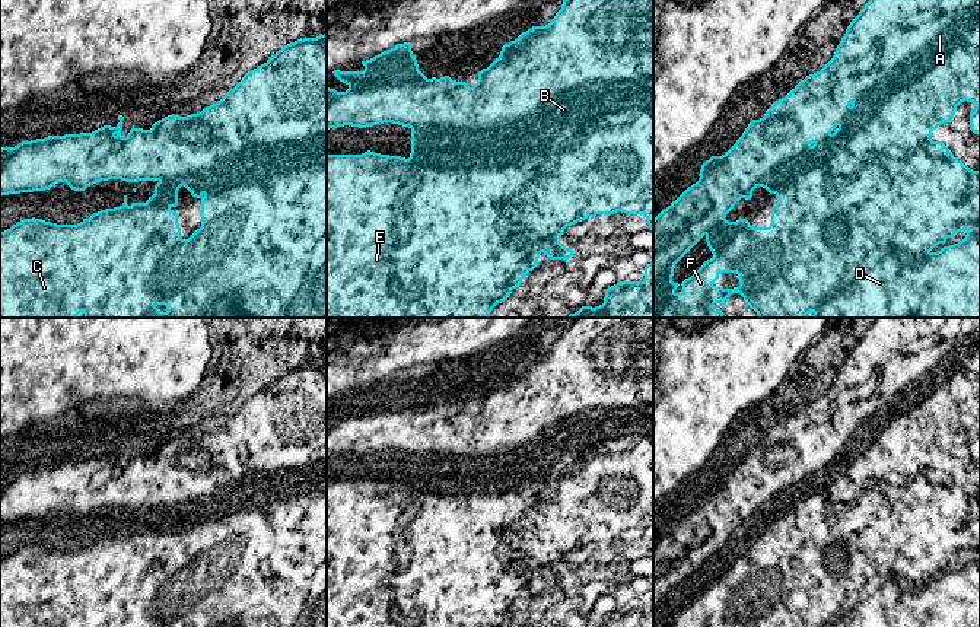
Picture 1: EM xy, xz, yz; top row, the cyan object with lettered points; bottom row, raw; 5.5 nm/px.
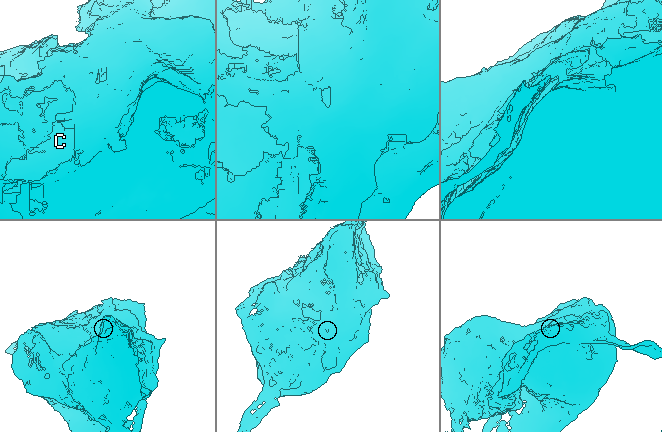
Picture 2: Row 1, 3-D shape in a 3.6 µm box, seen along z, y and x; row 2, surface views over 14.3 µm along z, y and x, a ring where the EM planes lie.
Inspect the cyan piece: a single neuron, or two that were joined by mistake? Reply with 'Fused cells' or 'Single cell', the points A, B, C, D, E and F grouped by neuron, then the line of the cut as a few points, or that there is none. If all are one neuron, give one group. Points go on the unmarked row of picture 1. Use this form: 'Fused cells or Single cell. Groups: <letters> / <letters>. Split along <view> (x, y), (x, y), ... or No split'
Fused cells. Groups: A / B C D E F. Split along xz (652, 416), (579, 410), (518, 449), (411, 455)

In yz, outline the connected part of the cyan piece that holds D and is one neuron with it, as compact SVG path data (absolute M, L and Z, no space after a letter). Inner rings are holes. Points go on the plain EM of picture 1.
M980 347L970 351L955 351L955 362L960 366L958 373L928 404L919 404L916 408L904 404L884 404L879 410L872 410L853 423L850 437L828 465L817 468L796 481L789 481L785 474L774 474L773 478L785 481L785 488L779 491L774 484L764 484L763 494L773 493L774 499L757 512L777 525L771 534L770 553L754 554L747 545L736 548L723 545L706 561L713 583L685 605L681 610L682 618L674 620L669 627L726 627L732 620L739 620L744 627L980 627L980 497L970 496L942 468L930 465L932 458L941 451L952 449L957 433L964 427L976 432L970 440L970 456L974 461L980 459ZM958 558L965 558L965 564L945 573L946 566ZM720 599L736 599L739 612L734 615L715 614L713 610Z

